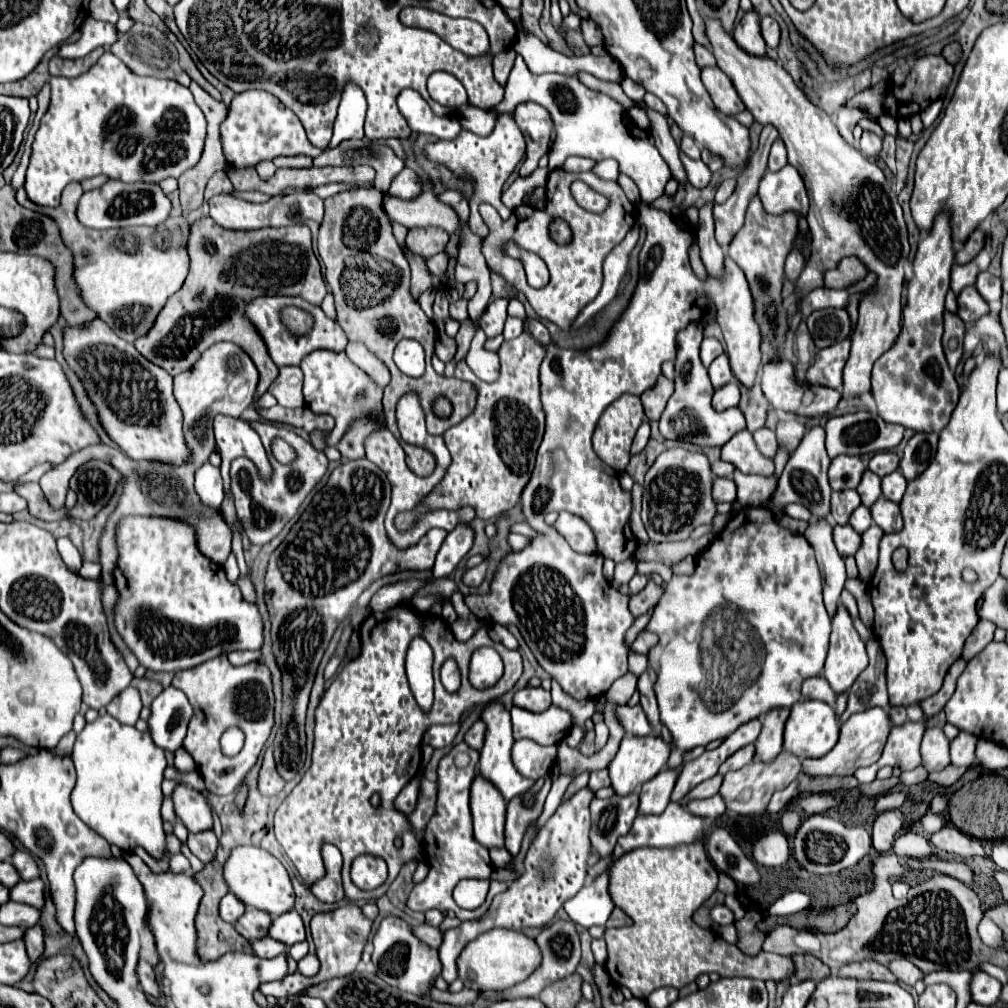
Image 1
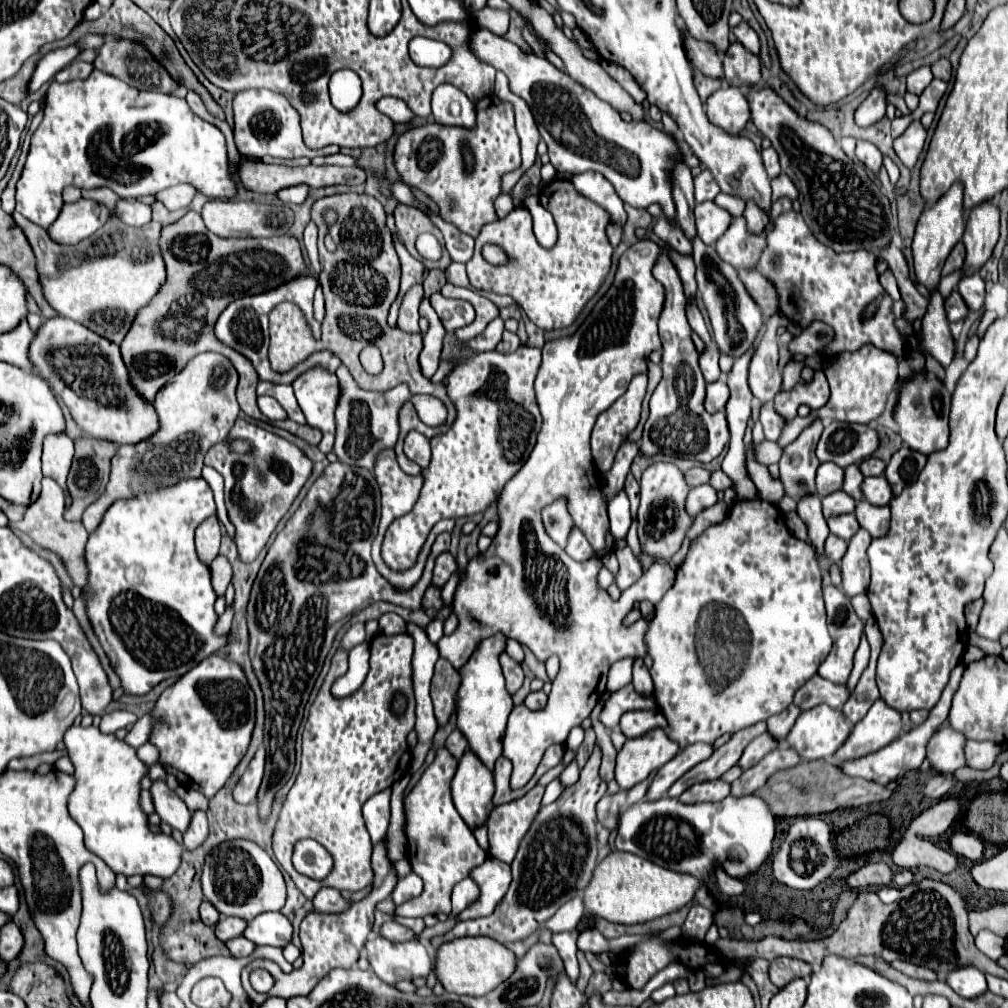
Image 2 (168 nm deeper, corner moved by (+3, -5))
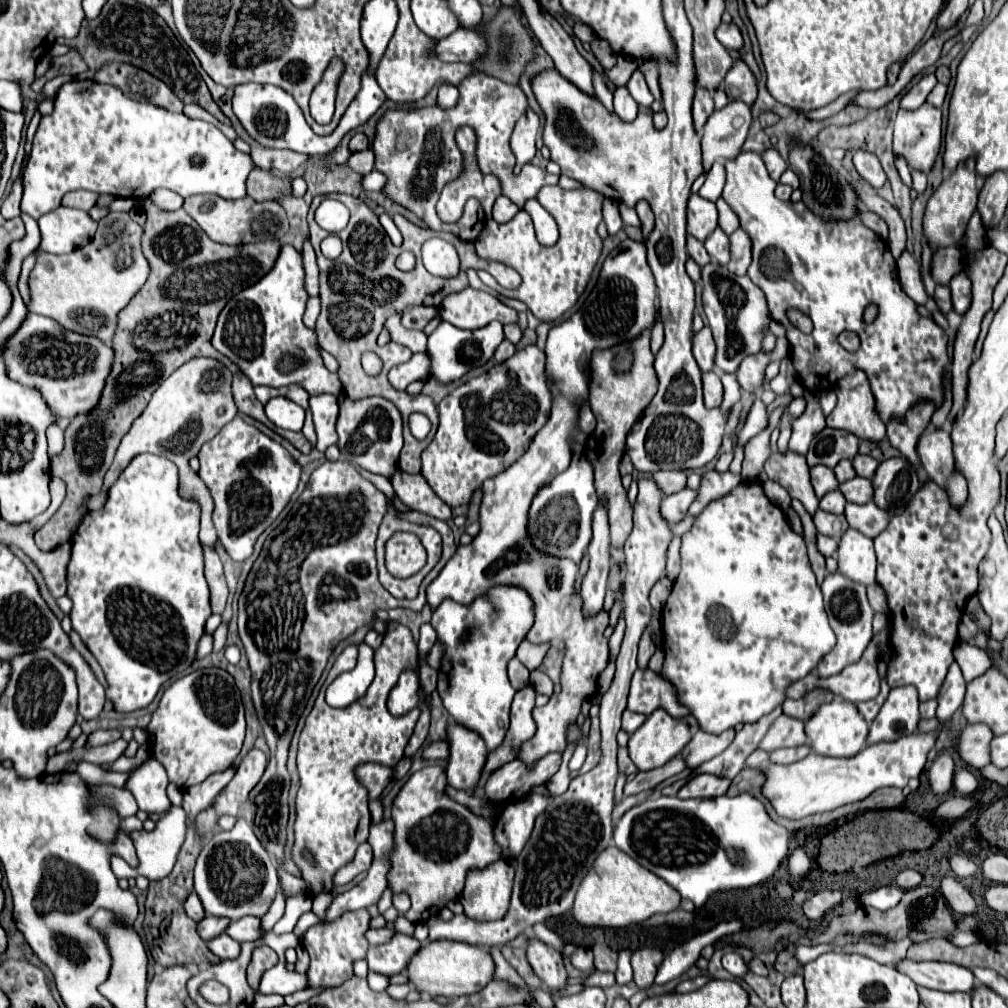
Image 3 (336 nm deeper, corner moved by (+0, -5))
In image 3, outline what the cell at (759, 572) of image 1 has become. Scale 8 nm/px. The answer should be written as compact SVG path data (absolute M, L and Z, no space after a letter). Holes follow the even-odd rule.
M740 484L736 486L728 496L710 502L702 514L696 516L696 522L690 532L682 536L682 570L680 576L674 582L672 594L666 600L666 606L662 610L662 632L664 632L664 666L662 666L662 678L672 682L678 692L678 702L686 708L690 708L690 714L696 718L700 730L708 734L720 734L728 728L734 728L738 724L746 722L756 722L758 718L770 714L776 706L780 706L786 700L786 690L790 684L796 680L804 678L810 674L818 662L822 660L824 654L828 654L836 646L836 636L828 624L828 616L824 610L824 600L822 600L822 590L816 582L816 576L812 572L808 554L806 554L806 544L800 534L796 534L784 512L772 504L760 484ZM712 626L720 626L720 636L714 634Z

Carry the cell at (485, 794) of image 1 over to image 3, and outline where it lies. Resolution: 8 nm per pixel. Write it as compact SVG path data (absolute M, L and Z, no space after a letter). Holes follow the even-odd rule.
M458 724L448 726L450 758L448 758L448 784L456 790L474 790L480 782L488 750L484 740Z

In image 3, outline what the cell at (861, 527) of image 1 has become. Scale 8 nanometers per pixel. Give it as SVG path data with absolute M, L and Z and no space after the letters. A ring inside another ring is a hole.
M818 510L818 512L816 512L814 524L816 524L818 534L830 536L830 538L834 538L834 540L840 540L840 538L844 536L844 532L848 530L846 518L836 516L836 514L828 514L828 512L824 512L824 510Z

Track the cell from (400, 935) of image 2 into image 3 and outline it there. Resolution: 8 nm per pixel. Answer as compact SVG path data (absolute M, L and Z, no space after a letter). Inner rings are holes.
M370 928L370 930L366 932L366 938L368 938L368 942L370 942L372 946L376 946L376 944L386 944L388 940L392 940L392 936L394 936L394 928Z

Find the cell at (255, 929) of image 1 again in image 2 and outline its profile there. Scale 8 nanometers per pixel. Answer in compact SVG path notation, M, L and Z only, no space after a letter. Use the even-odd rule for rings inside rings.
M221 916L219 922L217 922L217 926L215 926L213 930L215 930L217 938L225 942L225 940L229 940L229 938L241 936L243 930L245 930L245 924L247 924L247 922L241 920L241 918L227 918L227 916Z

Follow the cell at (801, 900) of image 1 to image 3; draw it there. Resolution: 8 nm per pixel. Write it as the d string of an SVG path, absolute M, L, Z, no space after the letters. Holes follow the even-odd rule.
M730 920L730 922L720 922L718 926L714 926L708 932L702 932L698 936L692 936L684 946L674 948L670 954L666 954L664 962L660 964L660 970L656 974L656 984L664 986L670 980L678 978L680 974L684 974L700 956L700 950L708 944L714 944L716 940L720 940L726 934L734 934L742 930L742 922L740 920Z

